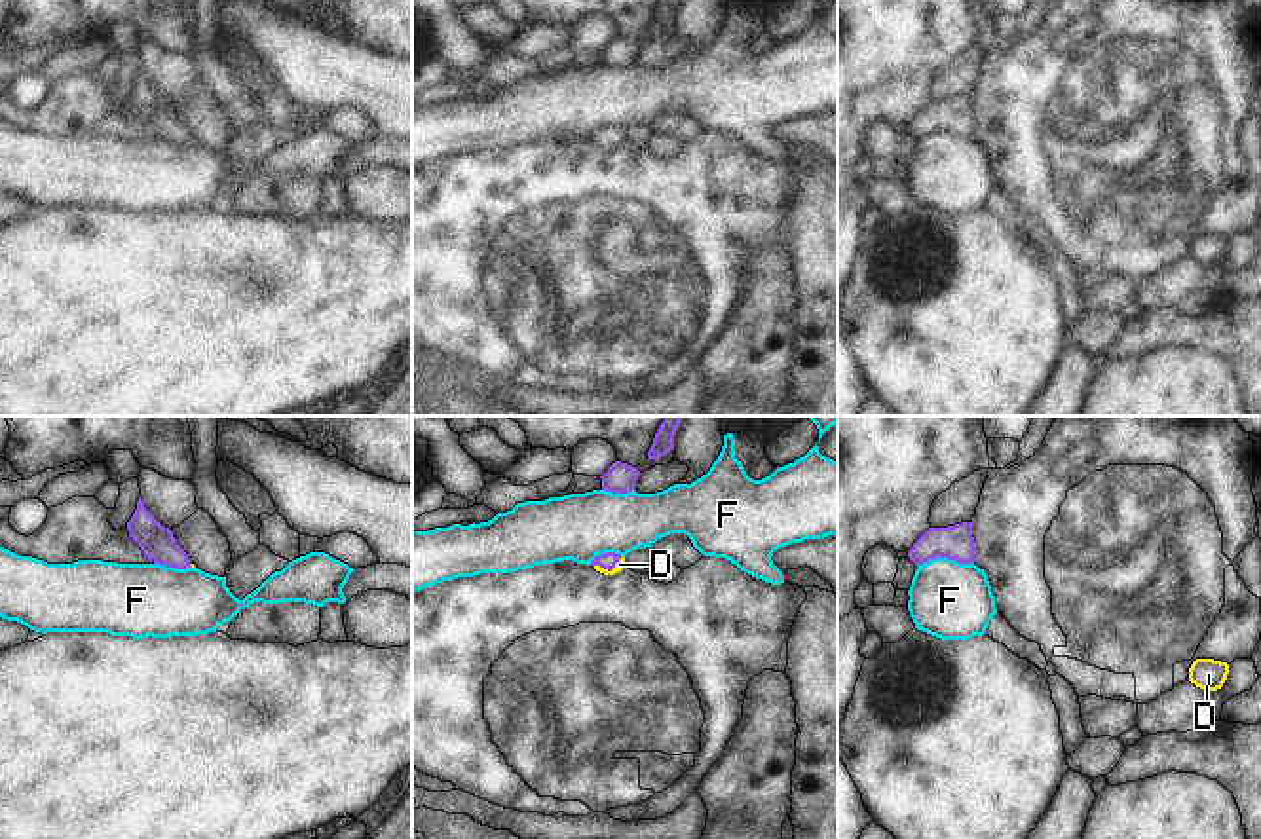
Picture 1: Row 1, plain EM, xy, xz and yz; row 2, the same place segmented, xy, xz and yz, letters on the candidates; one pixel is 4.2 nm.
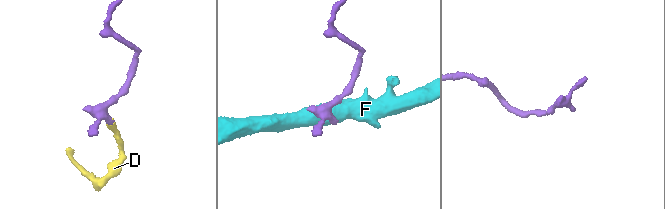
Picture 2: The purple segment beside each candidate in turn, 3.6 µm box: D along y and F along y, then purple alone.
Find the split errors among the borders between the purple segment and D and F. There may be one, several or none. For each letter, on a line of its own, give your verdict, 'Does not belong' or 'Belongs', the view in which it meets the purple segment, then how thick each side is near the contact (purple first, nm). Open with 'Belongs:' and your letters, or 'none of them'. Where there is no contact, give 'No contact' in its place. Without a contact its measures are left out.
Belongs: D
D: Belongs. Touches purple in xz. Thickness 70 nm (purple) against 40 nm
F: Does not belong. Touches purple in yz. Thickness 140 nm (purple) against 320 nm.

